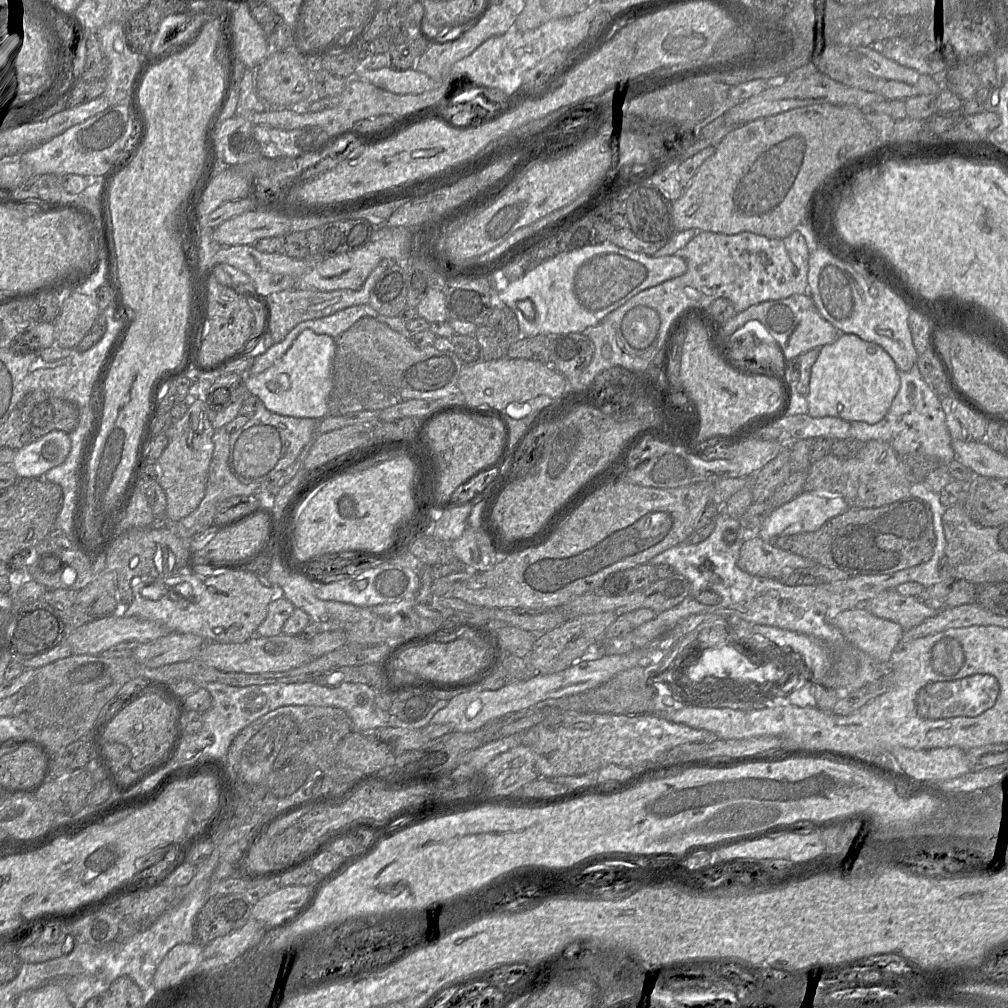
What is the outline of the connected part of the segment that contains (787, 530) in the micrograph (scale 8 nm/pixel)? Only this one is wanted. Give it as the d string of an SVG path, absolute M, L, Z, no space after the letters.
M803 491L792 500L775 508L758 530L766 542L773 543L779 536L818 530L825 522L848 510L848 504L840 494L828 491Z

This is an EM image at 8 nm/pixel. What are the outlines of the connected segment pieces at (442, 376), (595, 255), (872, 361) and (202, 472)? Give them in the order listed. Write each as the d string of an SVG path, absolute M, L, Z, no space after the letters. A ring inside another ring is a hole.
M373 317L359 319L334 339L333 390L329 398L328 415L382 410L410 399L437 400L461 392L458 379L464 363L454 352L439 351L433 345L419 348L410 339Z
M611 242L593 243L559 253L555 257L538 264L521 278L510 281L498 295L501 302L514 311L518 319L519 329L524 335L576 333L597 325L607 314L642 290L678 277L684 274L686 270L685 260L676 255L652 257L618 247ZM526 299L529 299L535 306L533 320L526 318L518 307L518 302Z
M839 334L834 342L821 347L811 368L808 414L874 424L886 415L899 388L899 369L881 346L854 334Z
M196 399L185 415L175 420L165 433L168 445L157 463L160 470L159 484L166 494L166 513L172 523L177 523L196 510L205 496L209 466L214 452L214 431L208 418L207 403L204 399Z

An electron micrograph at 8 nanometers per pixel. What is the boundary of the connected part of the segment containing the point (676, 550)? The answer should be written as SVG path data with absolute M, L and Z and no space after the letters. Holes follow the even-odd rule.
M923 481L915 482L911 485L910 495L926 501L930 505L933 514L933 526L936 536L936 544L932 557L924 563L917 566L906 568L891 574L881 575L851 575L847 579L838 580L831 583L818 585L797 585L790 586L777 579L754 576L742 571L737 566L740 548L748 538L748 535L757 533L747 533L740 525L739 519L730 517L727 513L721 512L715 521L714 531L704 541L698 544L680 543L672 548L653 557L648 563L657 566L667 564L674 569L674 573L685 576L691 583L689 596L697 597L704 590L713 590L720 595L720 602L716 605L707 605L707 613L719 616L737 616L743 620L760 625L774 626L785 630L799 632L808 635L821 642L830 652L833 661L835 658L841 658L843 661L848 658L852 663L852 647L850 643L839 631L838 628L831 624L831 619L838 613L862 606L867 600L875 597L882 591L895 589L898 585L905 582L918 582L924 587L932 586L941 581L940 561L945 557L946 538L942 524L942 517L946 507L940 502L939 493L928 489ZM726 531L736 531L736 540L733 542L725 541Z

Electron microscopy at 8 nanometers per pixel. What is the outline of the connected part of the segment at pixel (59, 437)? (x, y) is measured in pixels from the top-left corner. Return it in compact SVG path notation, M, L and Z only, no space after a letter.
M52 431L38 441L16 450L10 465L19 478L40 478L61 465L70 450L70 435L64 431Z

